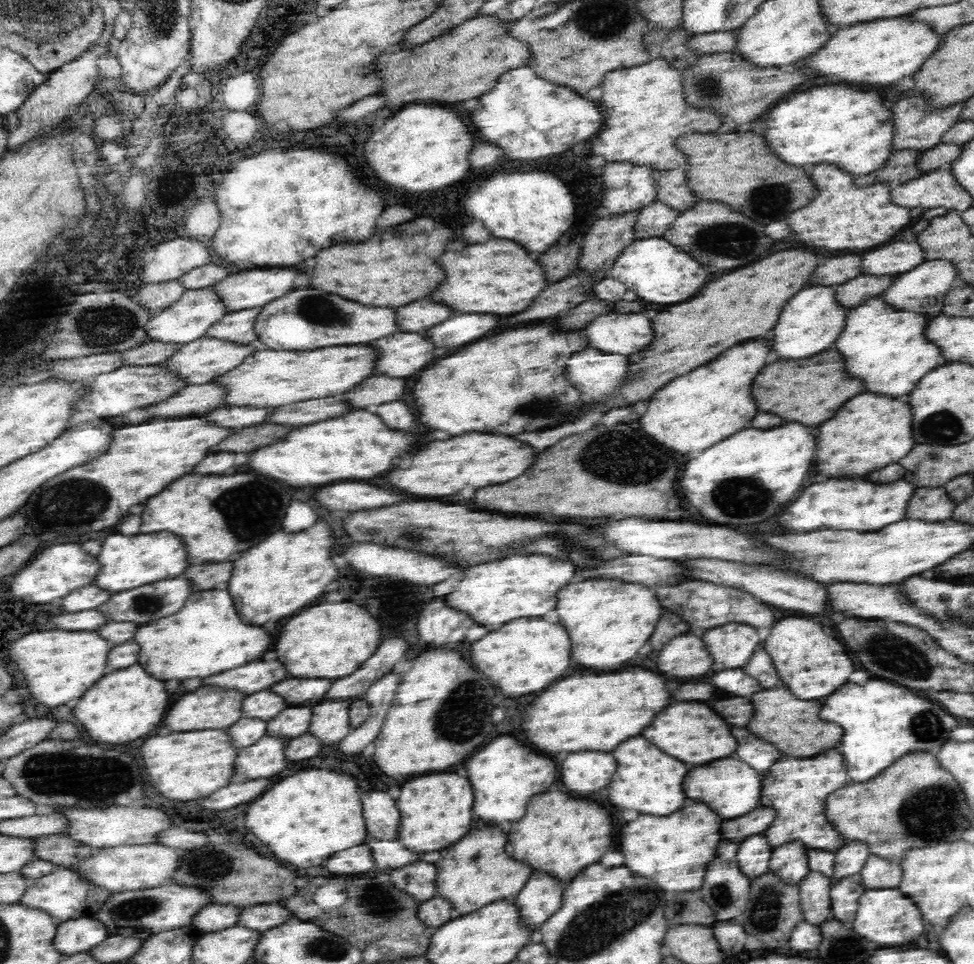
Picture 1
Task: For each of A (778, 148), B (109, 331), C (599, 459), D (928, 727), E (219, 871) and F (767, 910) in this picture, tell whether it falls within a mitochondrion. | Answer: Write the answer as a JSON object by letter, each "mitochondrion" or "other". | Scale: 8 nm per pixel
{"A":"other","B":"mitochondrion","C":"mitochondrion","D":"mitochondrion","E":"mitochondrion","F":"mitochondrion"}

